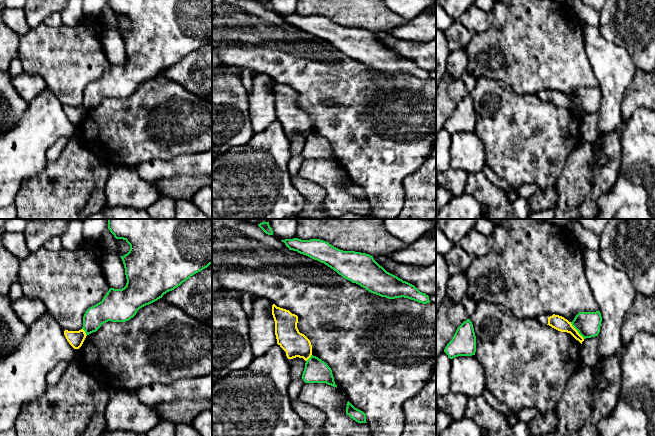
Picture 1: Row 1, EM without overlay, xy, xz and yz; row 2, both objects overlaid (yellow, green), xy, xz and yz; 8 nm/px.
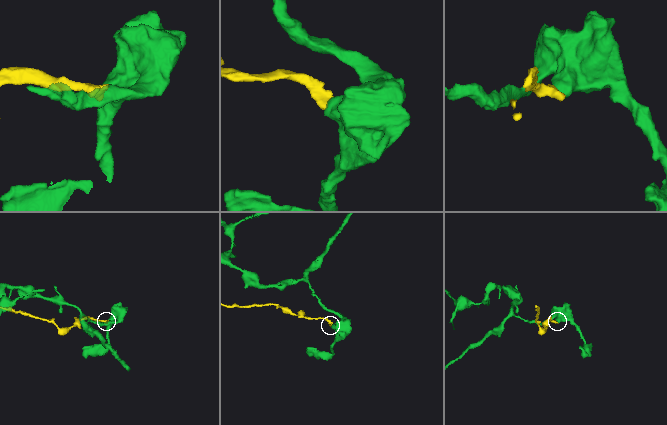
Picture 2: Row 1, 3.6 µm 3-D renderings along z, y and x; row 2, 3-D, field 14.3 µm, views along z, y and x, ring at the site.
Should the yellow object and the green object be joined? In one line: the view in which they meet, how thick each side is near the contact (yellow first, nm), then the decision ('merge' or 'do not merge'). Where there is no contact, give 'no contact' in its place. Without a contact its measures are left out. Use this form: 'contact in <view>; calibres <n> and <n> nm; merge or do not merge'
contact in yz; calibres 120 and 200 nm; do not merge

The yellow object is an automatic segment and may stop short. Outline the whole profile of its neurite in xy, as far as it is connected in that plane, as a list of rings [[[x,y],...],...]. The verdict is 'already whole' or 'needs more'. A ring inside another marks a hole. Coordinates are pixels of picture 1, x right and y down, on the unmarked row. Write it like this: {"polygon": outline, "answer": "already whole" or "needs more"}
{"polygon": [[[83,105],[79,106],[79,107],[68,107],[65,106],[64,107],[64,111],[67,115],[67,117],[69,118],[69,120],[74,124],[74,125],[79,125],[85,114],[86,114],[86,109]]], "answer": "already whole"}

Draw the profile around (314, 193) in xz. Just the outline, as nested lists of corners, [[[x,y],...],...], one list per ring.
[[[299,175],[291,178],[291,183],[306,198],[305,208],[298,219],[327,219],[323,211],[324,189],[317,183],[304,179]]]

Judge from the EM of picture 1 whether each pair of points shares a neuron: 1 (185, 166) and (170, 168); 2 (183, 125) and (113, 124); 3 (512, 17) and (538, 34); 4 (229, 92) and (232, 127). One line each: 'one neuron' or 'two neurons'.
1: one neuron
2: one neuron
3: one neuron
4: one neuron

